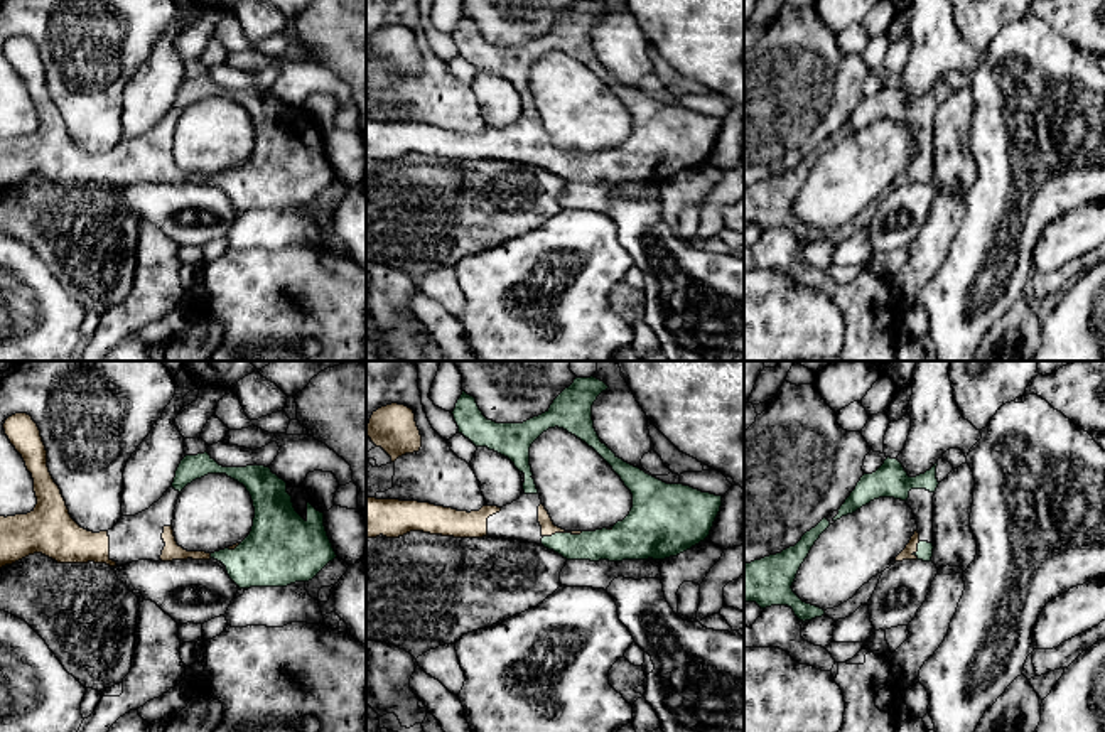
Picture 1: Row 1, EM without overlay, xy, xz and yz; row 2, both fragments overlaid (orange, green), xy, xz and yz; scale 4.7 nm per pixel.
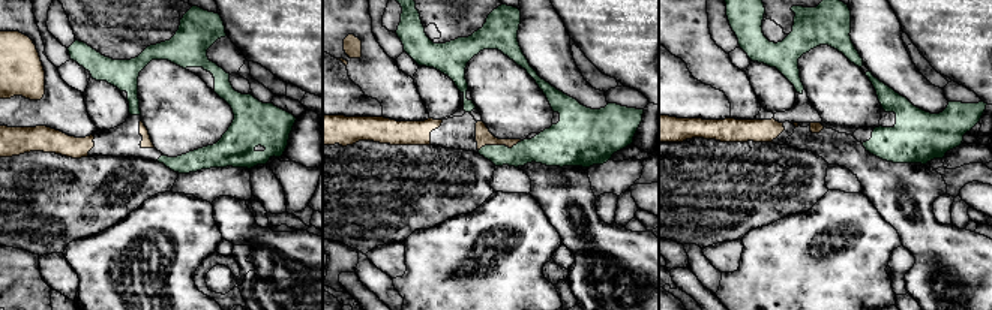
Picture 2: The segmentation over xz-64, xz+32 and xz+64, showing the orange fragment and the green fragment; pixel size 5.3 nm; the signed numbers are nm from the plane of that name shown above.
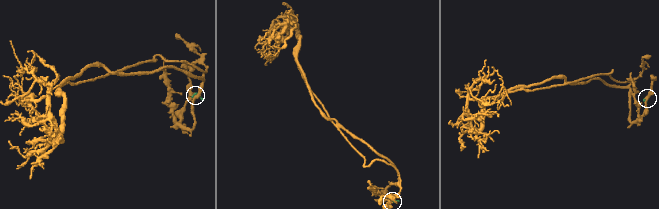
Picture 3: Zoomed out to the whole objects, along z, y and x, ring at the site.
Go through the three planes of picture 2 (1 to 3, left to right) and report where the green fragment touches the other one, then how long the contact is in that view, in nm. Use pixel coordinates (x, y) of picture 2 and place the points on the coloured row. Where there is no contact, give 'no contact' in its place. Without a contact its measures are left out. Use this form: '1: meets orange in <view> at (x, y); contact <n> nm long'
1: no contact
2: meets orange in xz+32 at (500, 144); contact 240 nm long
3: no contact

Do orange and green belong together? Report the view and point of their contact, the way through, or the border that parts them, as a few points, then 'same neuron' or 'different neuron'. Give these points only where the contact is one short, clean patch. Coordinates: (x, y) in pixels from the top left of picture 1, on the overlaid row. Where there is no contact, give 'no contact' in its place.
meets orange in xz at (562, 532); runs through xz (549, 528), (562, 532), (576, 545), (613, 545); same neuron

